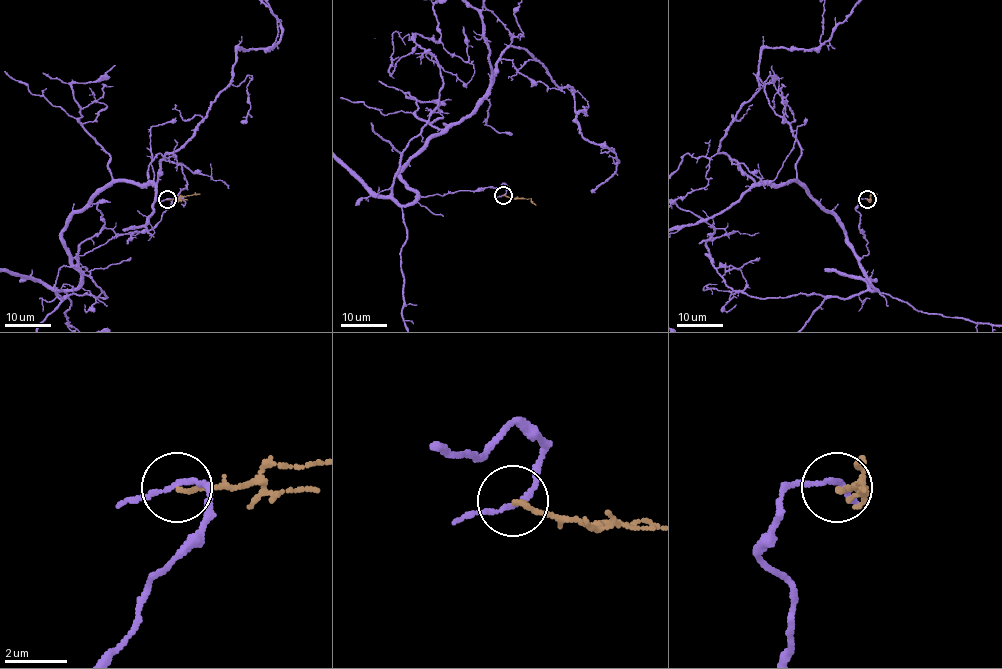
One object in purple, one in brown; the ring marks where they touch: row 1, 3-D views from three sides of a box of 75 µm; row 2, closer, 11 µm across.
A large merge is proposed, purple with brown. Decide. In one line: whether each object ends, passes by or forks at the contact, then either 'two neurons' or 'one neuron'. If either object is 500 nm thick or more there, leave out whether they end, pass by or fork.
purple passes by | brown ends | two neurons

